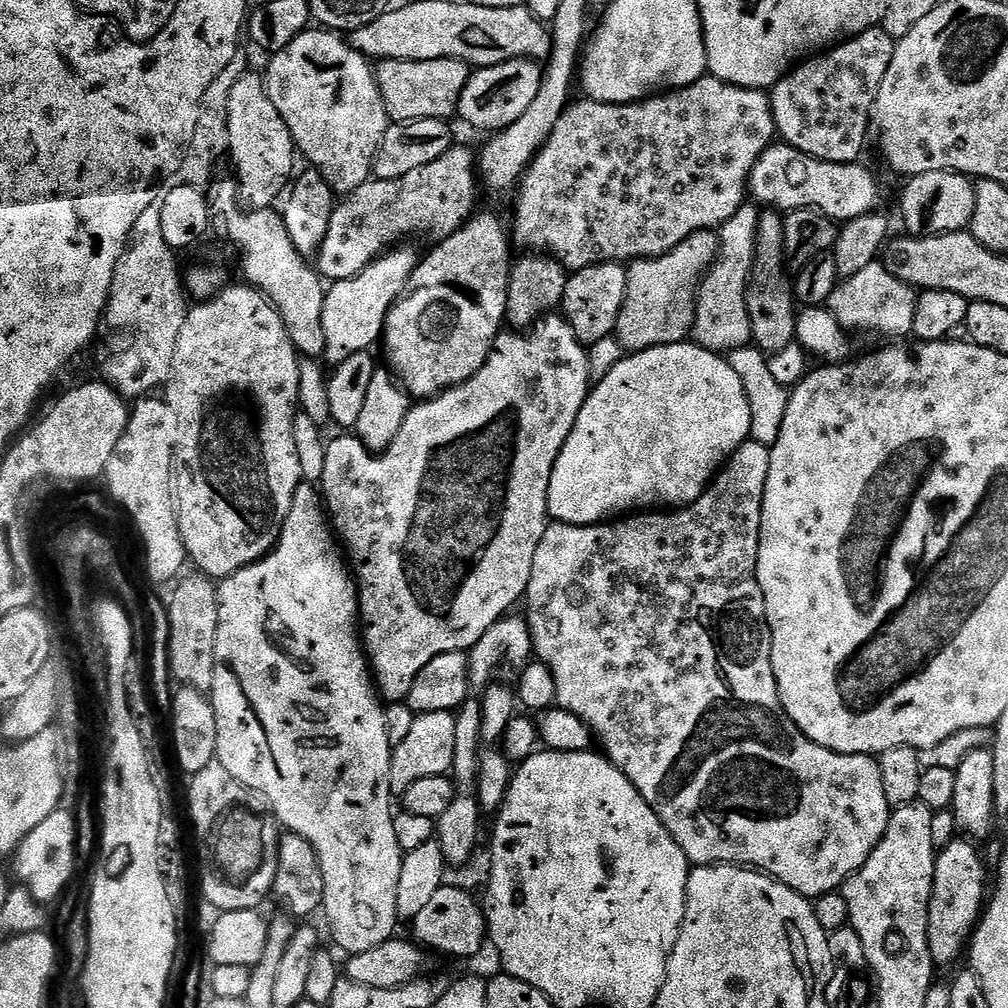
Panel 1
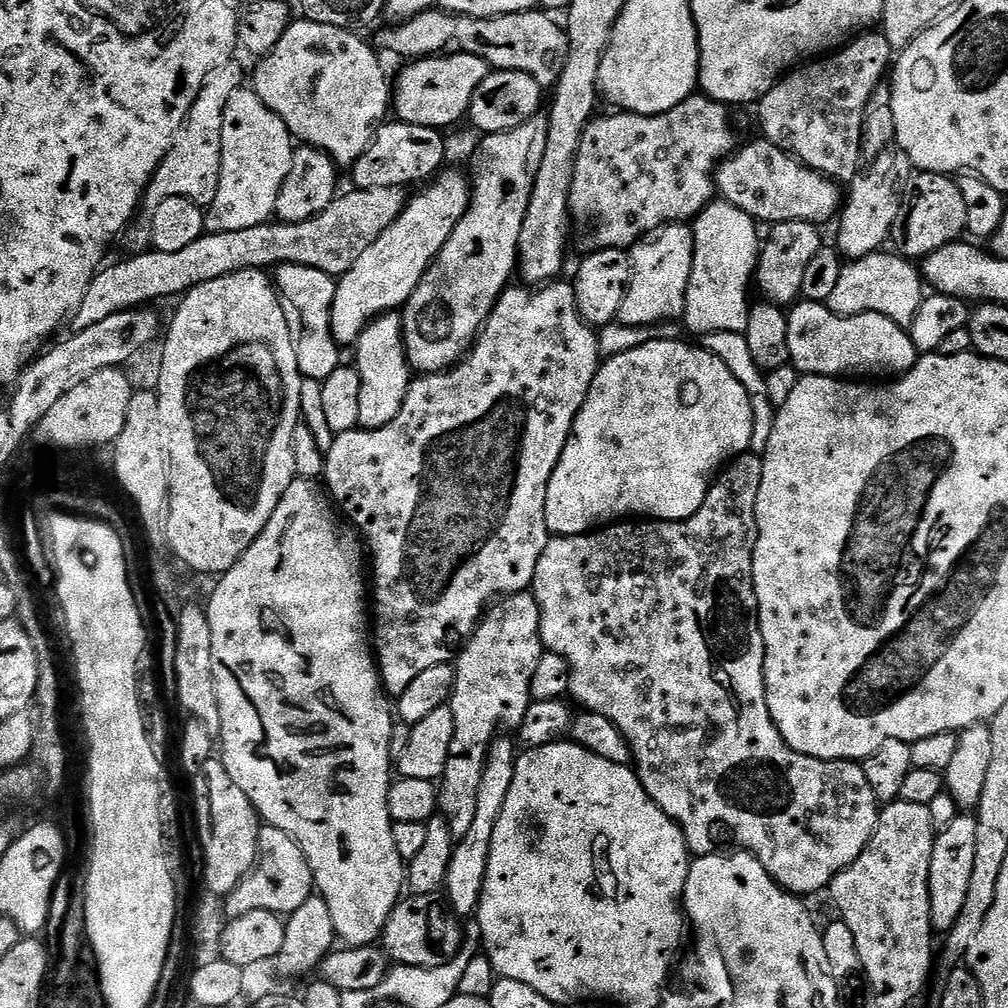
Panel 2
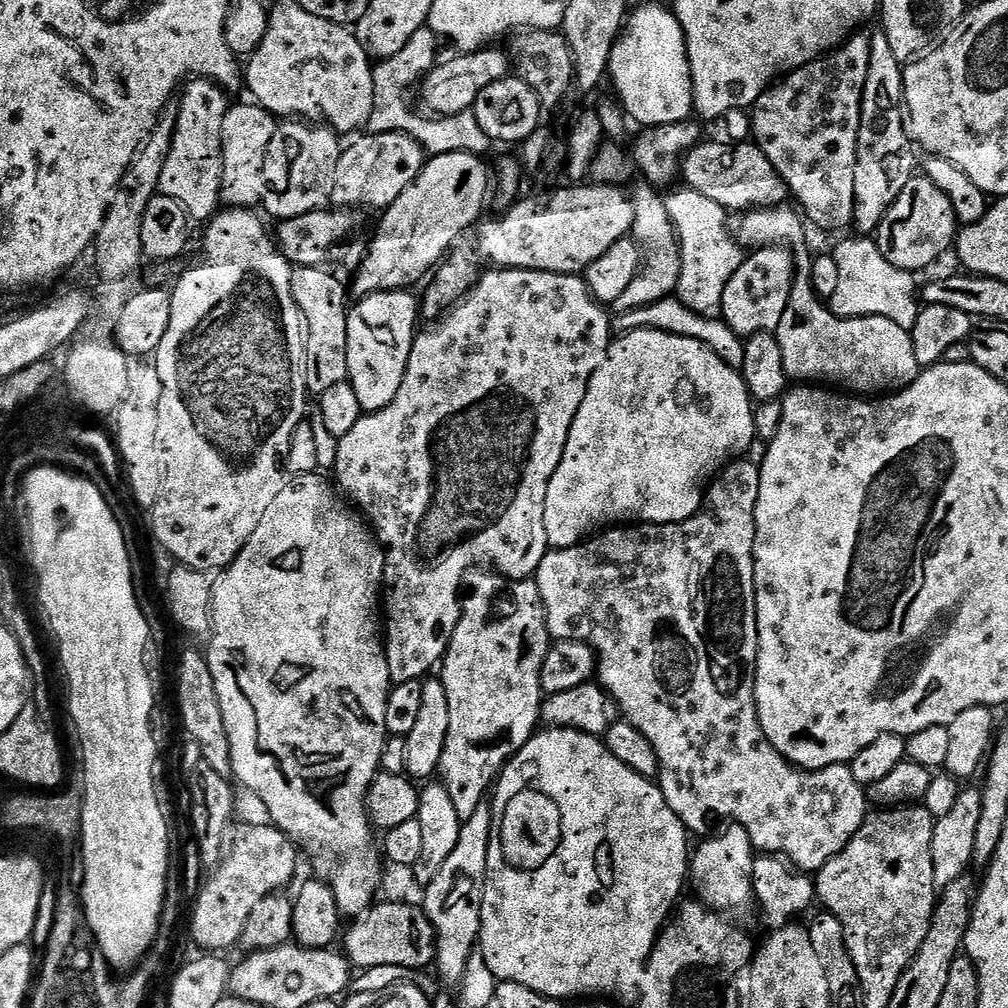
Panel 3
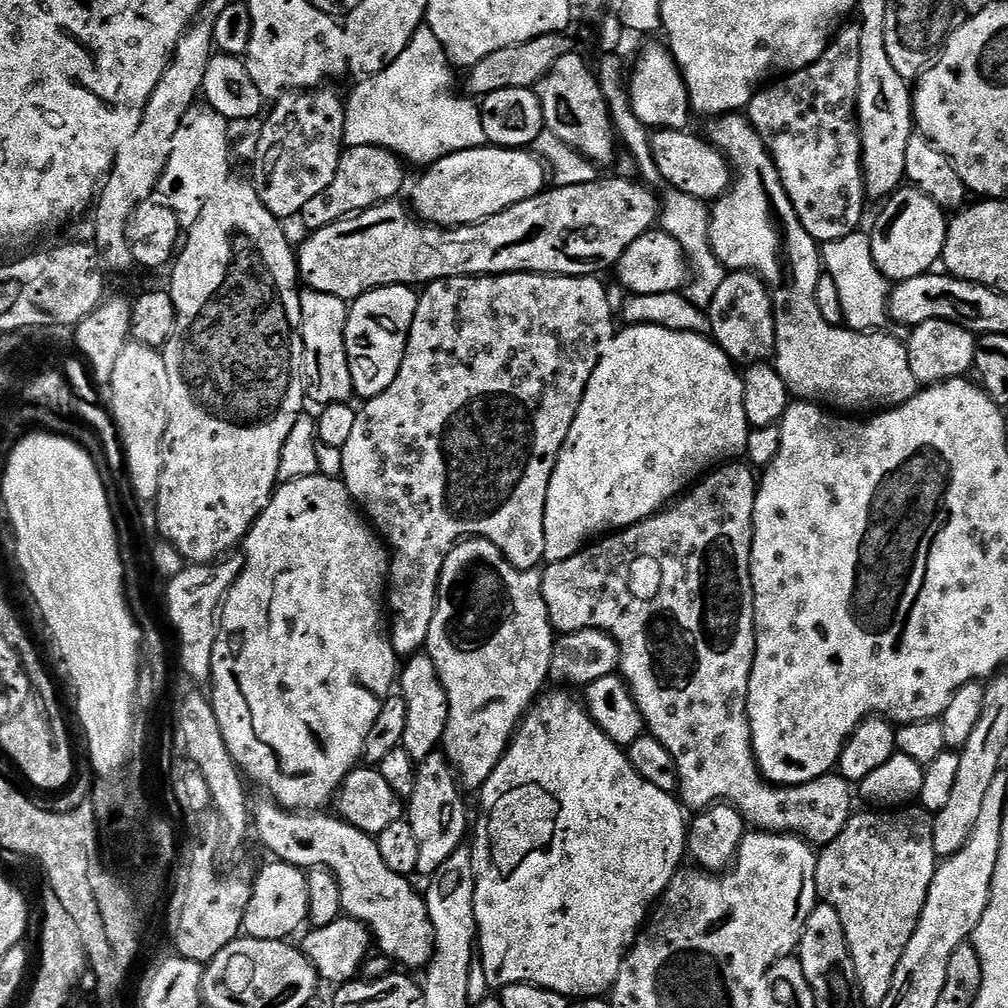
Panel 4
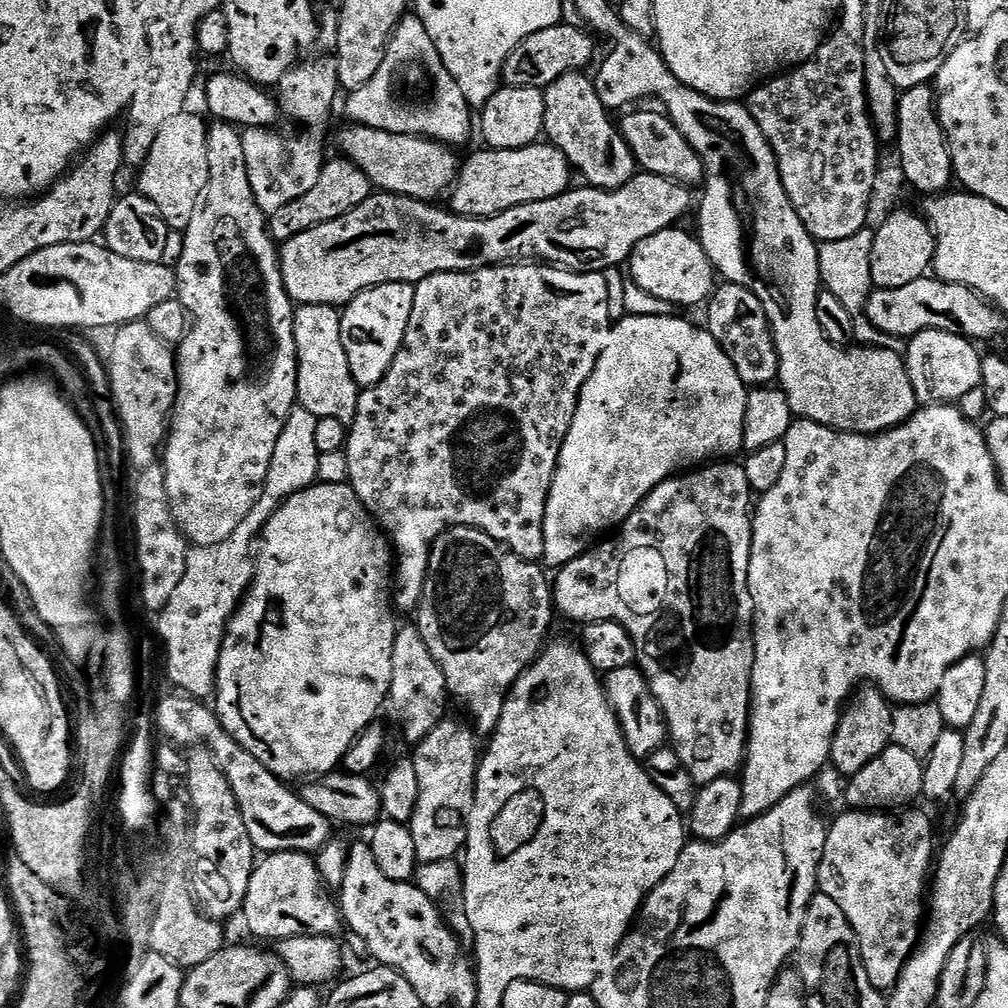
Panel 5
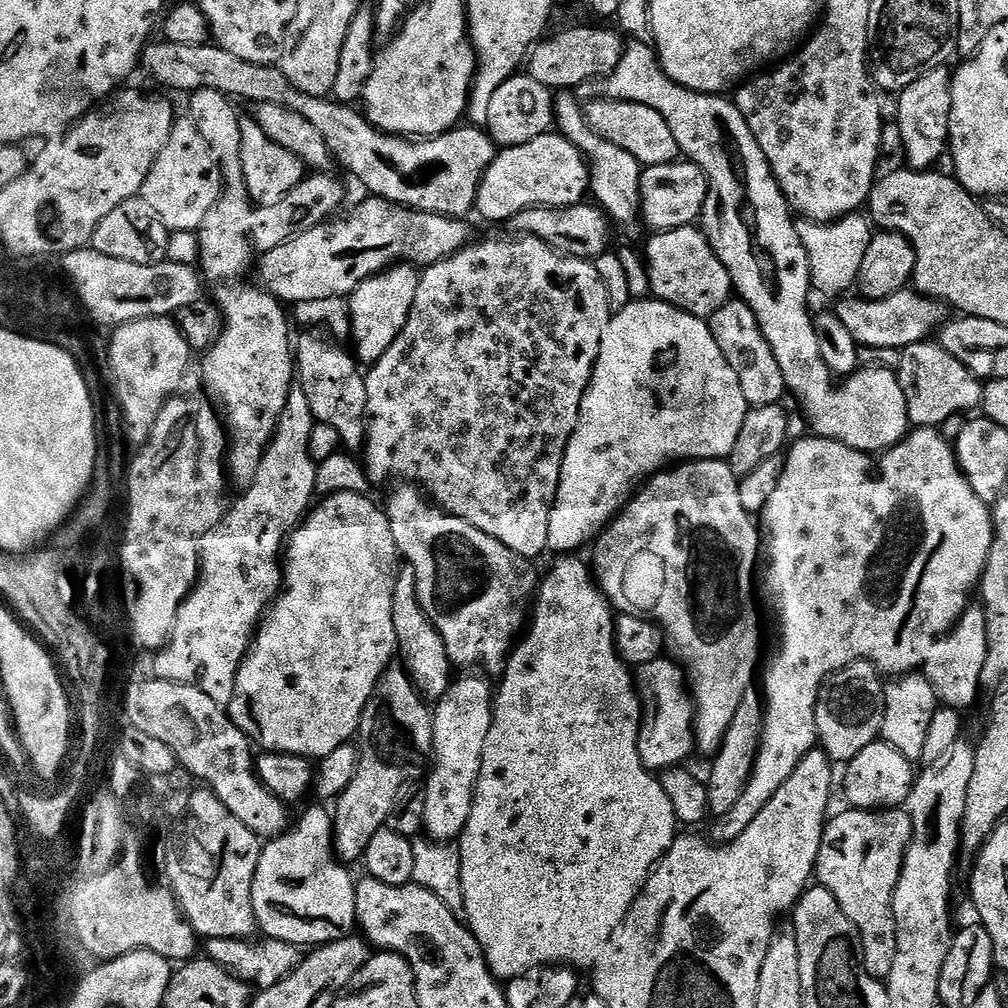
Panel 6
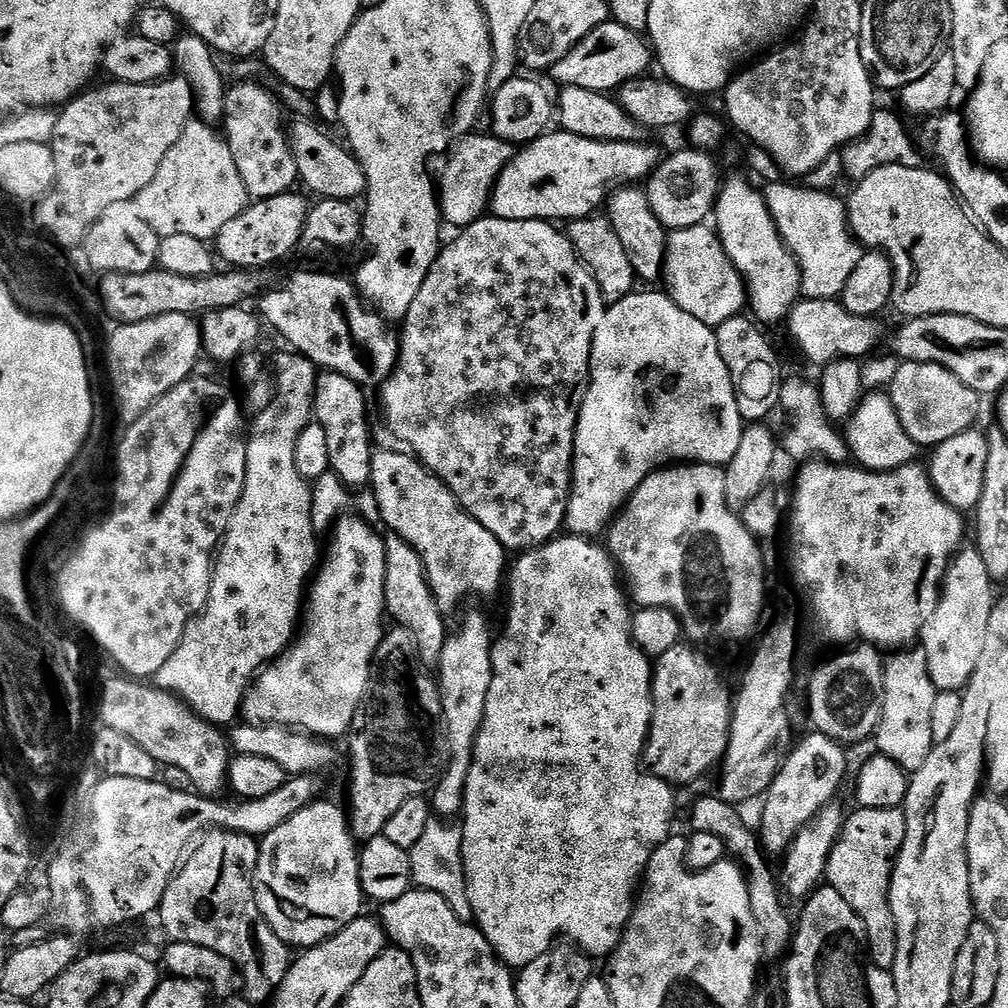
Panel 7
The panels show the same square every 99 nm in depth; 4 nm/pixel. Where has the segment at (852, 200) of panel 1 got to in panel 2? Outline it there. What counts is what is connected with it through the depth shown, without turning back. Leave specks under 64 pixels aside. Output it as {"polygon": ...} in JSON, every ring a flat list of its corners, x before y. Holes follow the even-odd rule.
{"polygon":[[757,138,745,148,739,147,721,162,714,179,716,191,725,201,744,210,757,222,765,220,768,226,782,222,831,225,842,208,842,190,840,194,841,185,837,181,806,167,801,160,763,138]]}

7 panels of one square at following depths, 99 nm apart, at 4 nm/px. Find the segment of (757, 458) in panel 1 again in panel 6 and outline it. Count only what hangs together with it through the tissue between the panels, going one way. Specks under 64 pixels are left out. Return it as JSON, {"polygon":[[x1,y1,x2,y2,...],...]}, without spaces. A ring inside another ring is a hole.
{"polygon":[[680,466,675,470,665,470,663,472,657,472,655,476,651,477,633,495,632,499,629,500,627,506,625,506,623,512,620,513,619,516,616,517,615,520,612,521,611,524,605,527,604,531,600,533,599,536,596,537,594,541,594,549,596,548,596,553,593,554,592,560,590,559,591,567,594,569,594,579,600,589,601,592,604,593,604,597,608,600,609,604,612,605,613,609,617,613,624,614,631,609,635,615,643,618,647,618,652,624,658,626,660,632,663,635,663,647,666,649,667,655,671,657,671,659,675,660,677,664,680,665,684,670,684,678,688,686,689,693,692,698,692,702,694,705,694,731,696,734,696,748,699,751,709,752,709,754,715,754,720,751,720,747,722,746,722,742,726,738,726,730,730,730,730,722,734,722,734,713,738,710,738,705,741,704,742,698,746,698,746,694,748,693,748,689,753,687,755,678,758,676,758,668,756,672,756,663,760,660,760,616,756,613,756,600,752,597,752,575,756,572,756,559,761,559,762,556,762,532,758,527,757,521,756,524,754,521,753,513,750,513,746,510,746,506,742,506,742,498,740,497,740,480,736,478,727,478,728,480,695,480,694,477,688,476,687,467]]}

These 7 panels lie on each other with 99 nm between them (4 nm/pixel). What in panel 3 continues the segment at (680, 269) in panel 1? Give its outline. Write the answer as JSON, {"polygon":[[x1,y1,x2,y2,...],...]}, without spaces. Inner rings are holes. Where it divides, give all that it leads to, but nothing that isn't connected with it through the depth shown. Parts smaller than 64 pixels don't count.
{"polygon":[[640,182,640,185,630,192,630,199,634,206,634,222,630,236,640,246,642,263,640,273,634,278,634,282,630,282,630,286,626,286,621,296,610,305,611,311,618,316,666,299,675,293,679,285,679,238,664,205,665,197,656,192,659,191,647,182]]}

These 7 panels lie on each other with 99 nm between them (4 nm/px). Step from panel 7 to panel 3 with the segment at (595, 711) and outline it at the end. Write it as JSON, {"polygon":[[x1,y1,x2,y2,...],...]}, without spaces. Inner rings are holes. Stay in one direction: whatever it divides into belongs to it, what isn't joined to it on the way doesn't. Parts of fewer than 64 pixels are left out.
{"polygon":[[545,727,532,735,526,746,522,746,522,750,518,750,504,765,494,785,490,803,493,813,498,815,492,822,490,850,486,858,486,886,482,894,482,926,478,946,485,955,492,975,500,982,533,986,564,984,565,1001,575,996,609,996,612,1000,635,1001,640,994,640,983,644,980,644,967,648,964,652,949,656,947,656,939,673,915,681,899,680,891,684,884,686,888,690,876,690,833,678,814,670,810,659,783,647,780,642,774,634,774,630,766,618,762,601,737,573,728]]}

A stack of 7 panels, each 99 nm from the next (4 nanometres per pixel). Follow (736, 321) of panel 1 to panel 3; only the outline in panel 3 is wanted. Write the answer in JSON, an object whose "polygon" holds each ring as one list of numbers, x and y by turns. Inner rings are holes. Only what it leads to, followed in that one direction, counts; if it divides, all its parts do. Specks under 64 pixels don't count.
{"polygon":[[684,186,664,199,667,213,679,238,680,268,677,299,703,317,720,316,722,294,726,283,733,277,745,258,743,247,731,232,727,209,707,198,704,194]]}

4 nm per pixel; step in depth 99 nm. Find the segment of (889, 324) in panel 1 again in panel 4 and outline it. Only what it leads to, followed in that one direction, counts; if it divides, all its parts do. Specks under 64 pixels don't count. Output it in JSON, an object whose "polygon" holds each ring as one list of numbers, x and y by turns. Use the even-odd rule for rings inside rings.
{"polygon":[[867,231,851,232,846,238,823,245,822,268,838,285,838,298,842,301,843,323,857,332,887,329,890,324,888,297,890,282,874,266,872,238]]}

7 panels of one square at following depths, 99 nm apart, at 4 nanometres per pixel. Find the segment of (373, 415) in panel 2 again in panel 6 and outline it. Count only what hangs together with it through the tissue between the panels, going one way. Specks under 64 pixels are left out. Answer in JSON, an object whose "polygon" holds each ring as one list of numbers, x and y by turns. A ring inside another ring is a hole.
{"polygon":[[403,262,386,272,371,276,352,291,348,300,348,313,351,316,350,340,356,343,354,356,361,365,371,366,390,350,394,338,406,326,406,318,414,306,414,294,418,294,420,272,413,265]]}

